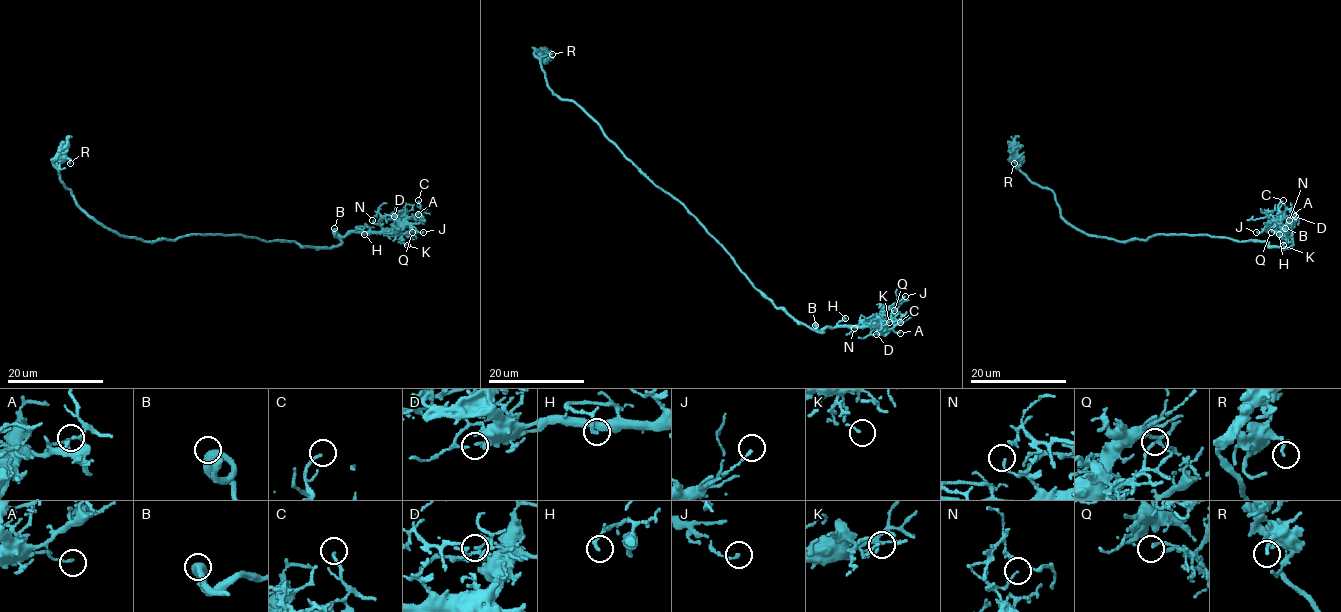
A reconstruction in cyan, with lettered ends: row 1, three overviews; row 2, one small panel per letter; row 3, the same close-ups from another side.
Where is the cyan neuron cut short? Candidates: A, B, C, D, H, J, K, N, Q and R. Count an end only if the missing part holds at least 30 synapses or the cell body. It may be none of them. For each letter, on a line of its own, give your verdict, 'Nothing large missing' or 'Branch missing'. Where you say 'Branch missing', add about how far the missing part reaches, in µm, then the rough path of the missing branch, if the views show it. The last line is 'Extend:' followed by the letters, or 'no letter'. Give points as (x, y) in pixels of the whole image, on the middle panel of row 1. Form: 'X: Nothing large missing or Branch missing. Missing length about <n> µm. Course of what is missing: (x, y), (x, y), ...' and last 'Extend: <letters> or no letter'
A: Nothing large missing
B: Branch missing. Missing length about 50 µm
C: Nothing large missing
D: Nothing large missing
H: Nothing large missing
J: Nothing large missing
K: Nothing large missing
N: Nothing large missing
Q: Nothing large missing
R: Nothing large missing
Extend: B

